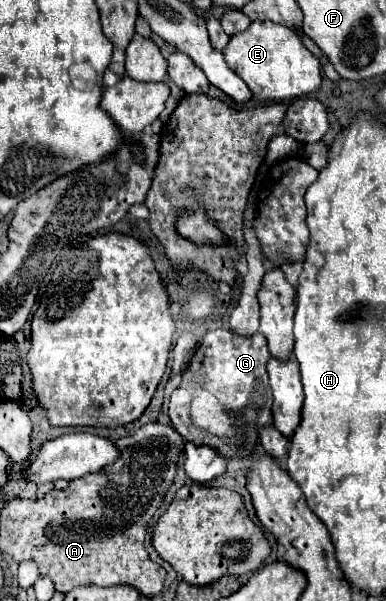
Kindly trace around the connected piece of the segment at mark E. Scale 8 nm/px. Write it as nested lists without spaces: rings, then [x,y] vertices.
[[[256,20],[248,30],[230,38],[222,50],[230,70],[234,70],[250,88],[254,100],[288,100],[310,94],[320,88],[320,62],[302,44],[302,40],[290,28],[270,22]]]

